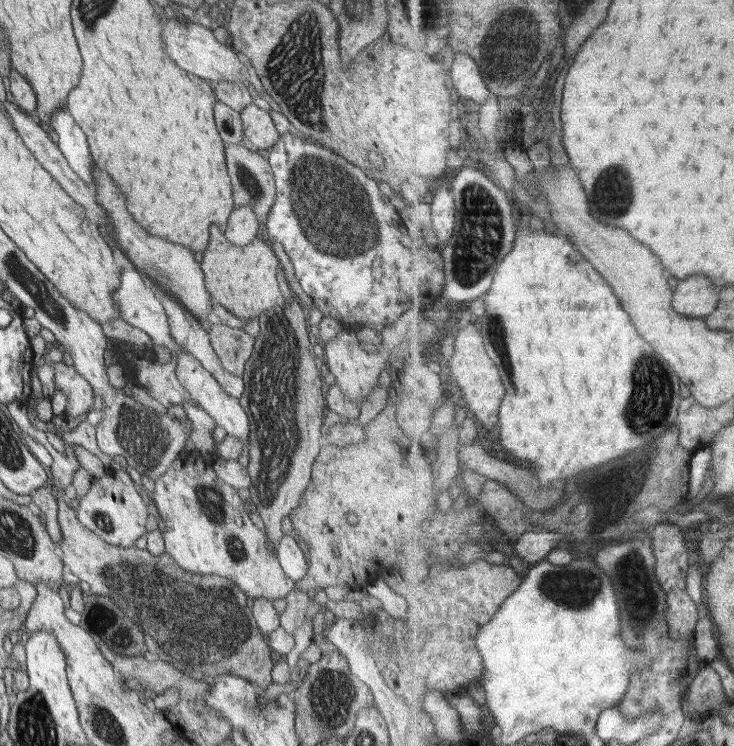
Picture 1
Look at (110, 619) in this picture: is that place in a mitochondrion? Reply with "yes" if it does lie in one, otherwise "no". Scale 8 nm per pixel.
yes

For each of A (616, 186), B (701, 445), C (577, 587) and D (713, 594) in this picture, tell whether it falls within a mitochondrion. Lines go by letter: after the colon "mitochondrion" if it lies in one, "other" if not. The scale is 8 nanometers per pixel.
A: mitochondrion
B: other
C: mitochondrion
D: other

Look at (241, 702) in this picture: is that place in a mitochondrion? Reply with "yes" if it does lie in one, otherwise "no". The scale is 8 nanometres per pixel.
yes

